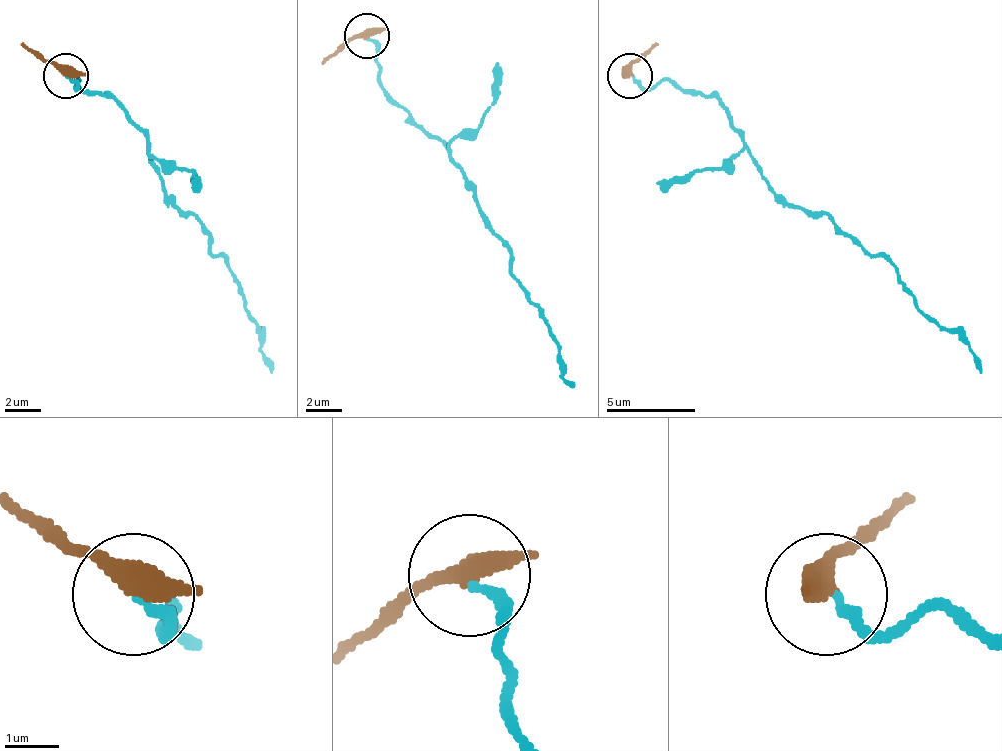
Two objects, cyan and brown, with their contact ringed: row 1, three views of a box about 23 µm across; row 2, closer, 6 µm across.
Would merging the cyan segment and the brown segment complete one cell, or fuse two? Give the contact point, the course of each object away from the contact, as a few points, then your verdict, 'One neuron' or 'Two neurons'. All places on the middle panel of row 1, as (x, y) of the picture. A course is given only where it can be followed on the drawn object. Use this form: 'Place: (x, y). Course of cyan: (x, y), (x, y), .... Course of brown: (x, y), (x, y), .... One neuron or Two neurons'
Place: (366, 35). Course of cyan: (367, 39), (381, 88), (470, 182), (573, 388). Course of brown: (367, 34), (345, 39), (323, 61). Two neurons

